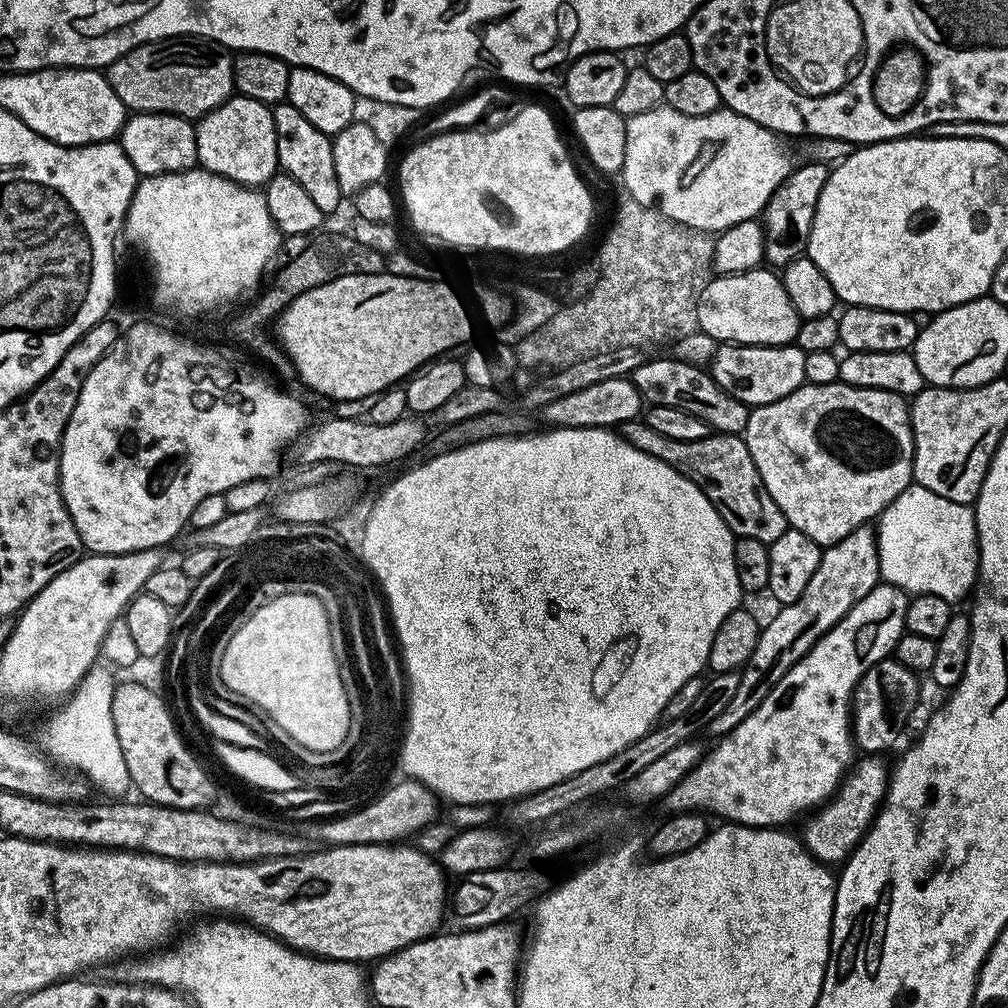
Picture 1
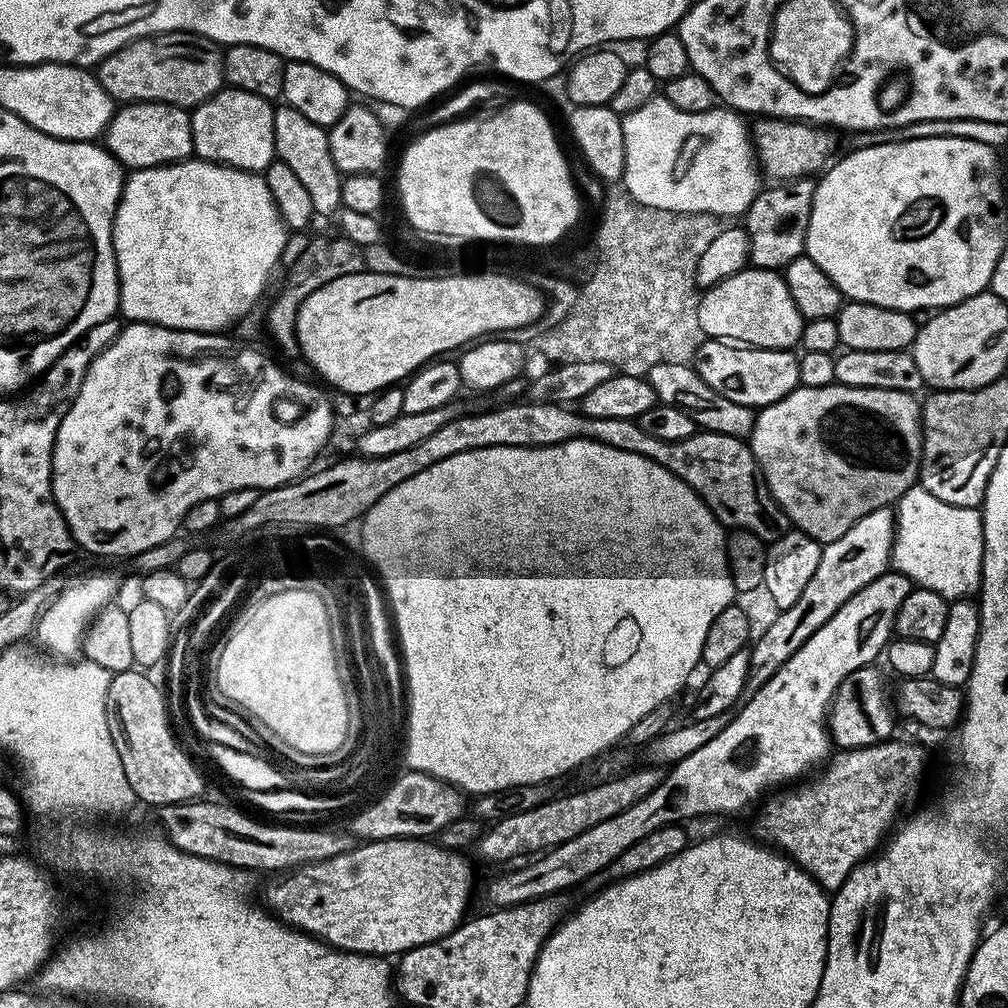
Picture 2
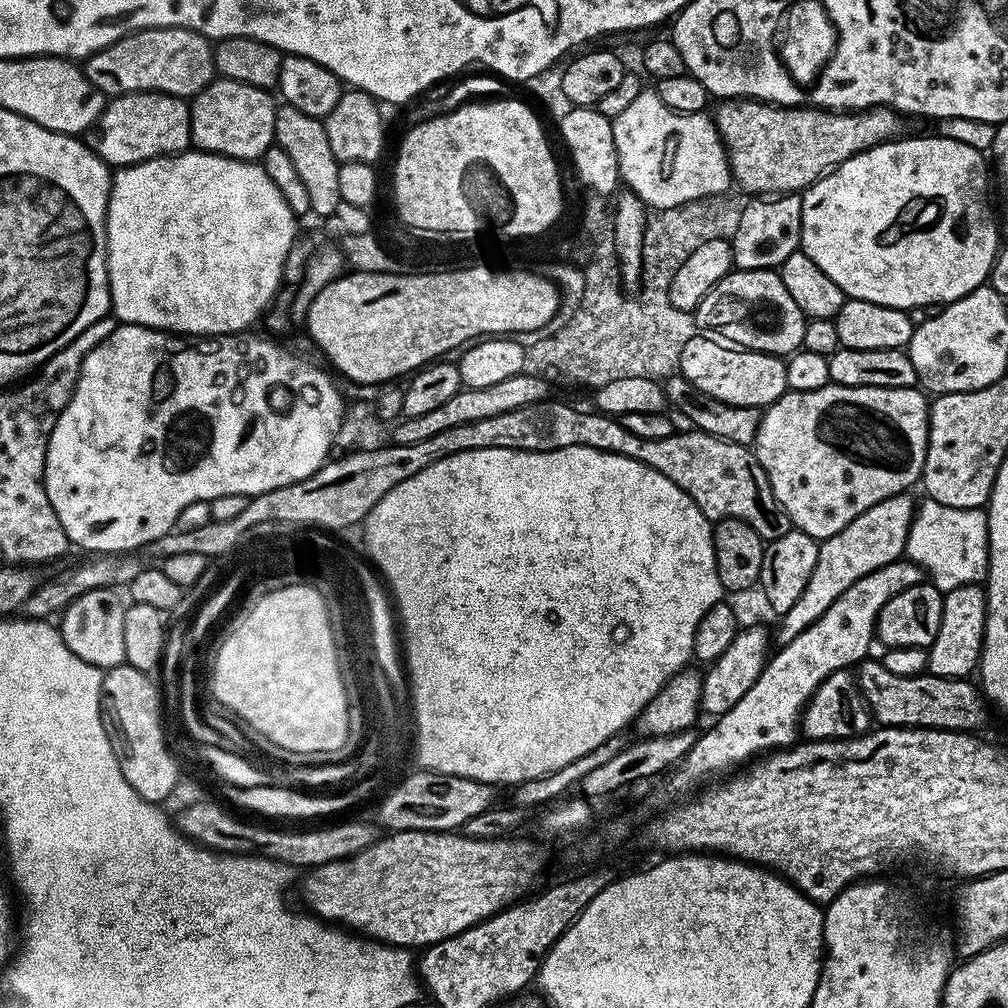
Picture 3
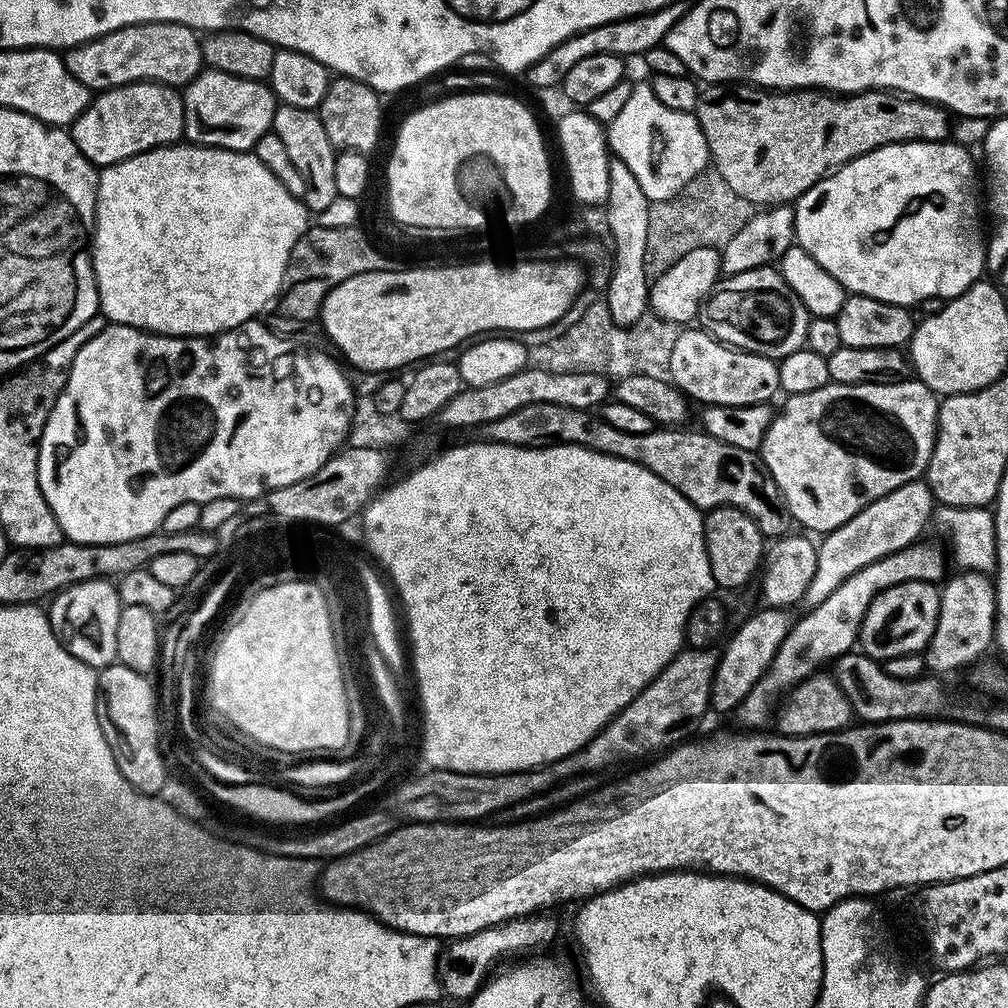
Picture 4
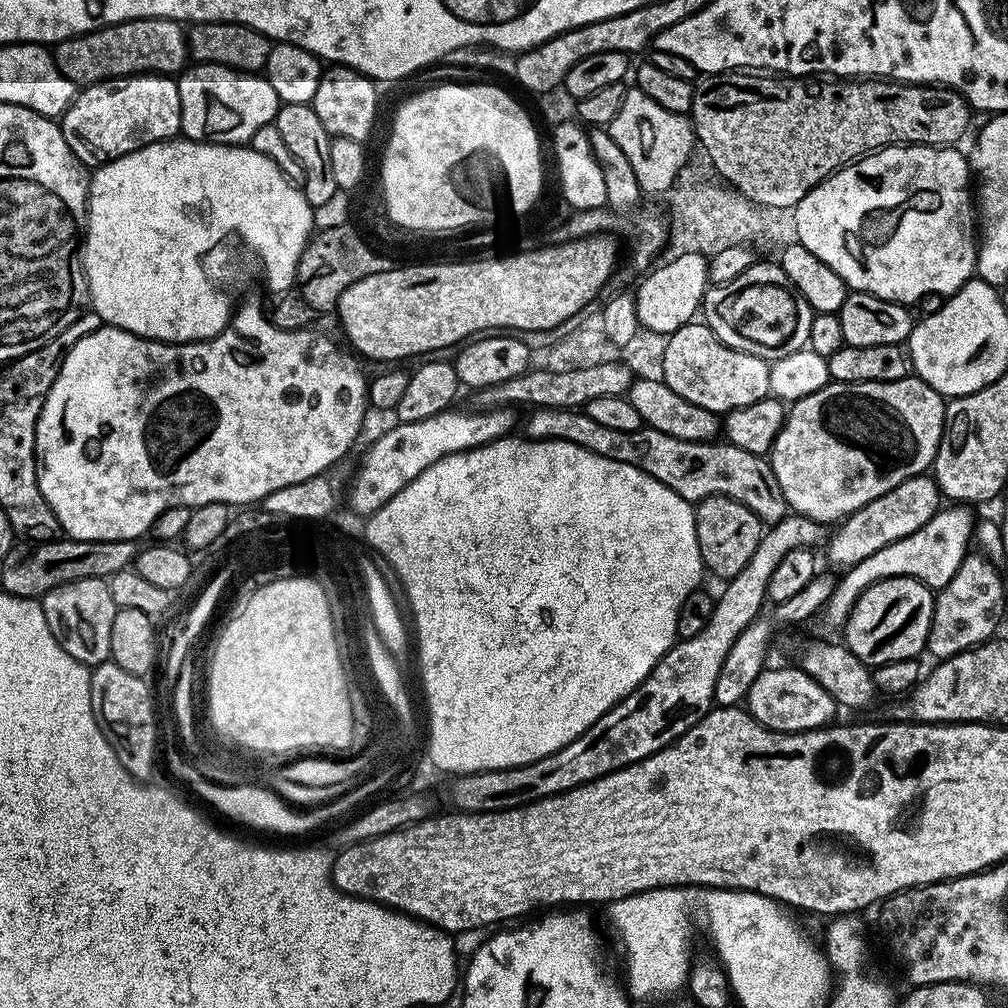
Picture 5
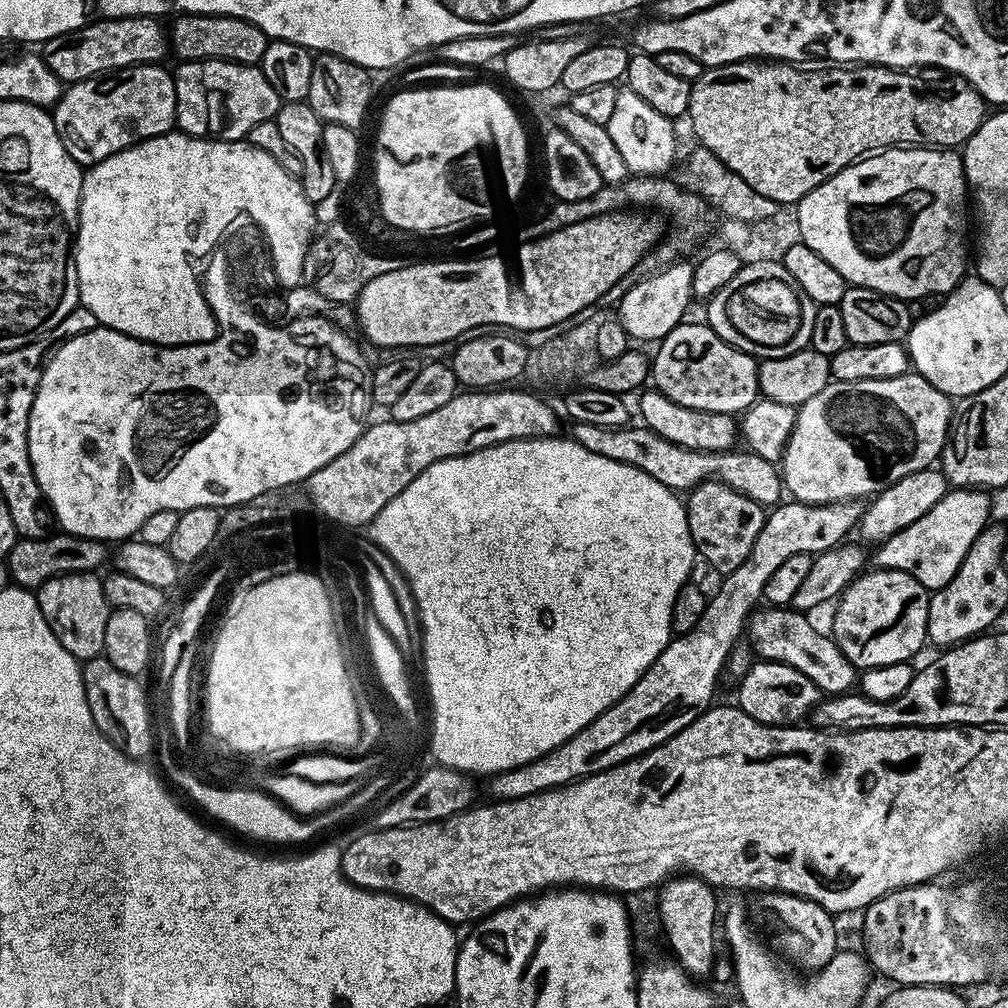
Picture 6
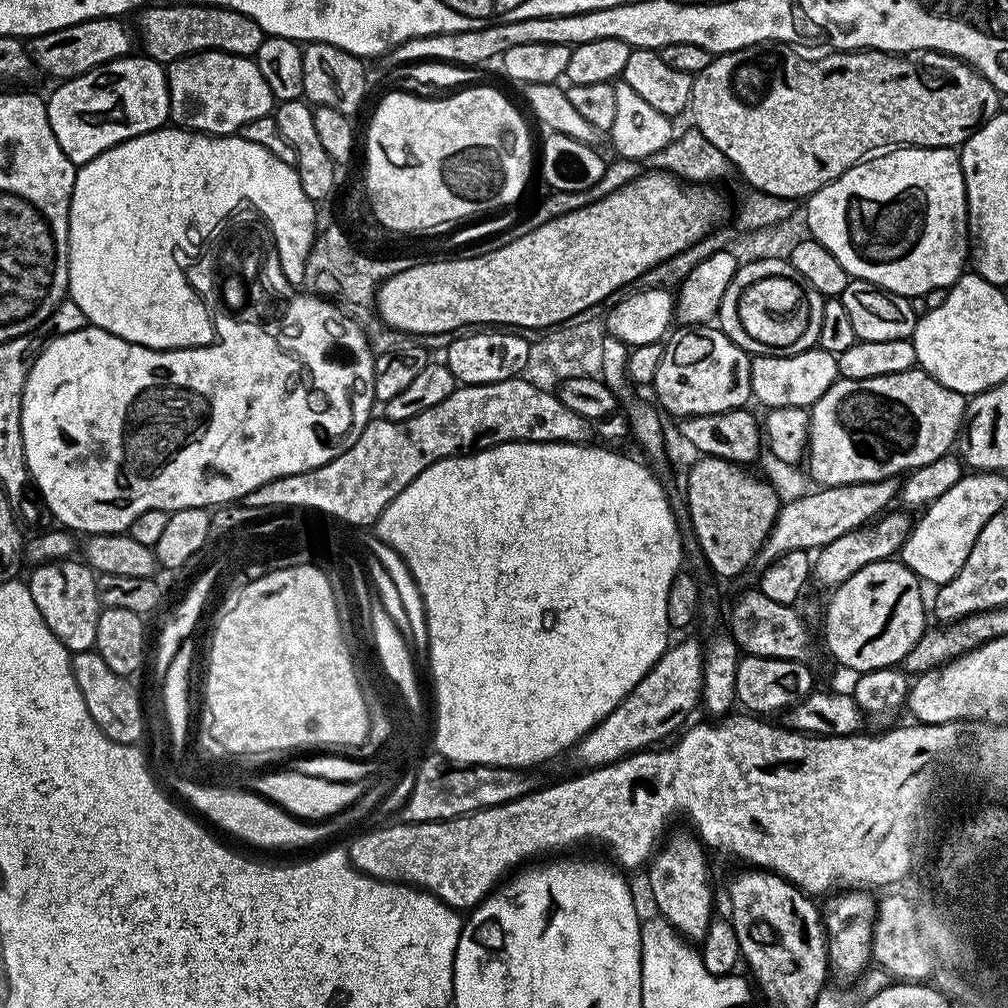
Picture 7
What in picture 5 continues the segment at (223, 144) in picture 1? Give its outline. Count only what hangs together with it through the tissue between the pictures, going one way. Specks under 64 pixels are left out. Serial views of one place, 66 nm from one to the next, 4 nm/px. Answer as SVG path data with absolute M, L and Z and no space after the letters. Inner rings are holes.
M193 63L179 73L176 85L182 102L180 130L189 140L247 145L254 130L275 121L281 106L278 94L274 94L274 86L270 86L263 75L239 72L221 64Z

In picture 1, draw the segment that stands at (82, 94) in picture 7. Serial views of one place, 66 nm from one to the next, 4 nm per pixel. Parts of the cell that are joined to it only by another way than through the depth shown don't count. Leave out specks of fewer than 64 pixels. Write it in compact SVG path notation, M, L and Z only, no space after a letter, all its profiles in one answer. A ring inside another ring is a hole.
M137 112L129 115L122 126L118 142L126 158L130 158L130 166L134 166L141 177L160 176L163 172L185 172L198 164L196 126L185 116L161 112Z

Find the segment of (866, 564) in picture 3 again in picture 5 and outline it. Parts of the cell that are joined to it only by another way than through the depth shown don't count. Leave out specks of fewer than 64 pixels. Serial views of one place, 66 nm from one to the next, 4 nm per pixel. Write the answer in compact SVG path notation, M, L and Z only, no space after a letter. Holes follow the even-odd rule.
M921 474L906 478L906 482L882 494L882 498L874 498L874 502L852 513L835 529L837 532L831 533L826 544L828 560L837 564L840 570L853 568L855 564L862 562L862 558L870 558L870 554L882 550L882 546L890 546L890 542L898 542L898 538L906 538L914 534L914 530L926 526L926 522L930 522L930 518L934 518L941 507L940 488L931 475Z

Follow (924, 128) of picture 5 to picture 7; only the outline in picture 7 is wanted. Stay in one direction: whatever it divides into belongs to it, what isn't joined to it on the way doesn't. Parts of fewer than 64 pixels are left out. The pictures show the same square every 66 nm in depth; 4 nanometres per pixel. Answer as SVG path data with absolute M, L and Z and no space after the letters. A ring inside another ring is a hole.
M757 46L748 48L748 64L736 64L732 72L736 72L736 96L728 96L728 120L716 120L720 112L716 112L716 104L720 100L708 100L708 92L700 88L700 92L692 92L692 102L690 113L694 120L693 125L699 129L700 133L714 146L718 147L729 162L729 165L742 174L743 178L750 184L751 189L757 192L764 192L776 197L786 197L795 200L804 200L812 196L824 185L836 179L848 168L859 164L869 154L891 150L897 146L907 146L910 148L956 148L963 145L965 140L972 137L972 133L980 127L984 121L989 120L1001 111L1001 93L991 87L987 80L979 72L968 67L962 60L957 60L954 56L946 56L939 52L919 53L920 68L915 64L913 57L908 54L893 54L891 52L874 52L865 50L862 52L833 52L829 51L828 56L818 60L803 60L800 56L795 56L793 49L788 46Z

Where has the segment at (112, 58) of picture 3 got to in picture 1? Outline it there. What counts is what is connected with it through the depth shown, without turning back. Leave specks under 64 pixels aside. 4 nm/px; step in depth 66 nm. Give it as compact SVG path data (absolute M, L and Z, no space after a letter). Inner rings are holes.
M173 38L171 40L156 40L152 44L143 44L109 64L106 75L114 94L122 98L125 109L129 113L161 112L185 116L187 120L197 121L210 110L222 106L234 95L234 56L222 44L203 38Z

